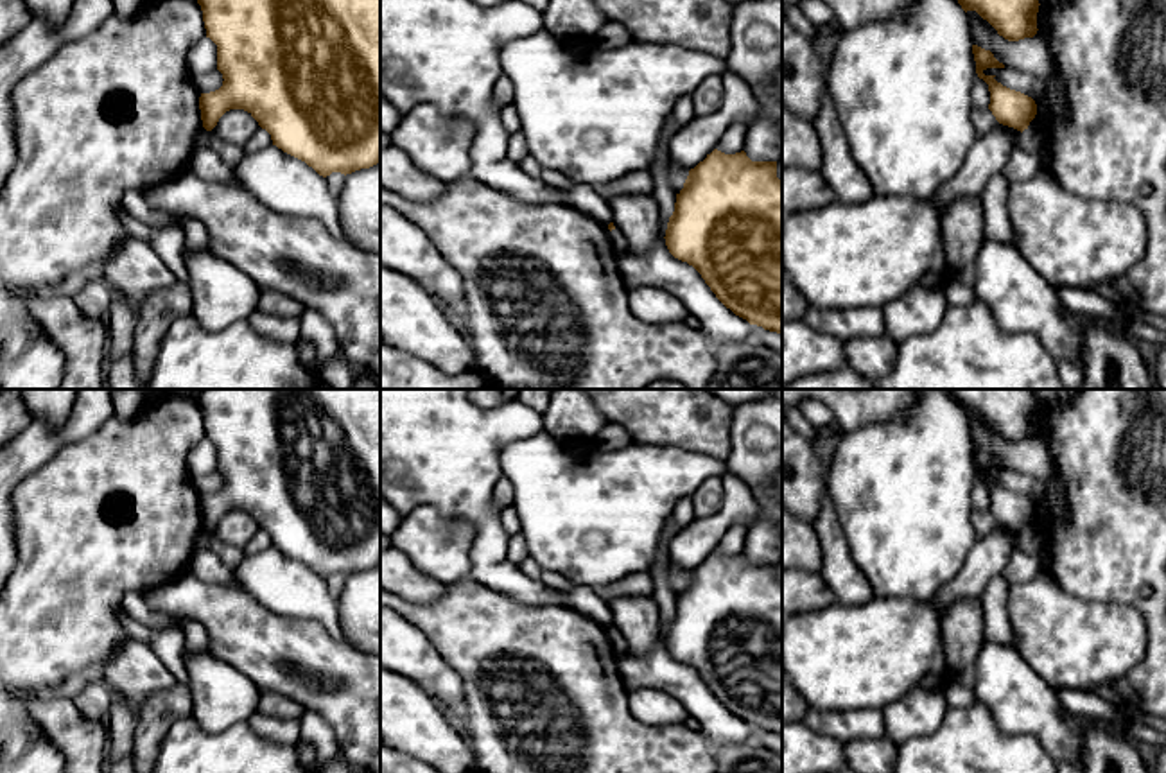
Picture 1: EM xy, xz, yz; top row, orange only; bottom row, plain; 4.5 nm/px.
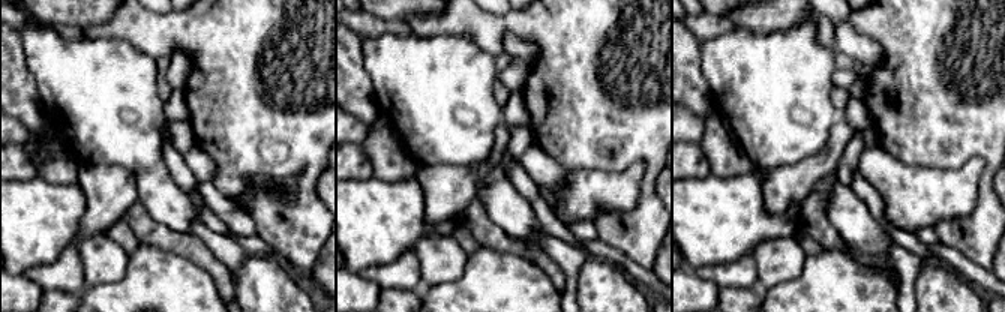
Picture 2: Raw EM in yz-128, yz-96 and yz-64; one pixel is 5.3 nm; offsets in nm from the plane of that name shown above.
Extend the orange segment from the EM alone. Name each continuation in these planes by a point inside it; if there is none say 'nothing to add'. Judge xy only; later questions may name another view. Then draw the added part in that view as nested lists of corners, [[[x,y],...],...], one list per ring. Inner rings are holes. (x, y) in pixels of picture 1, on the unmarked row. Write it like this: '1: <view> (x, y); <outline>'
nothing to add

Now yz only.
nothing to add

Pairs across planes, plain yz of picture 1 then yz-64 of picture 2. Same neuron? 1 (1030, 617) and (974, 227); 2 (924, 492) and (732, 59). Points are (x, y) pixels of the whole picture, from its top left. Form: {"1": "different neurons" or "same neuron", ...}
{"1": "different neurons", "2": "same neuron"}

